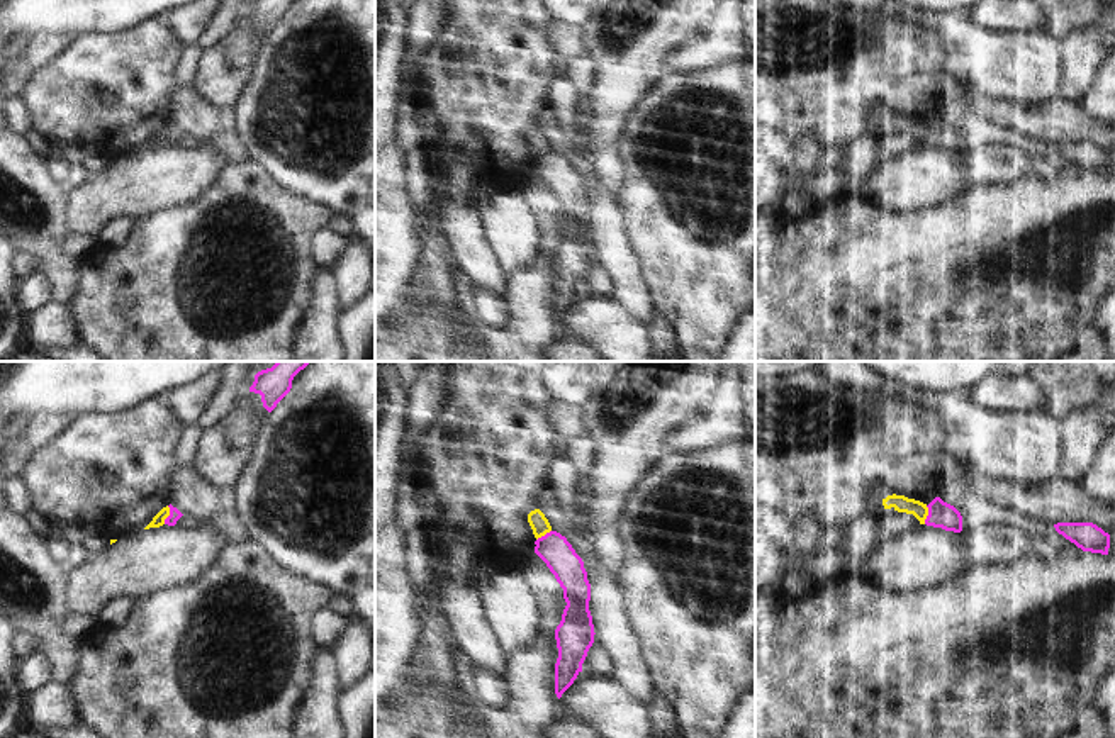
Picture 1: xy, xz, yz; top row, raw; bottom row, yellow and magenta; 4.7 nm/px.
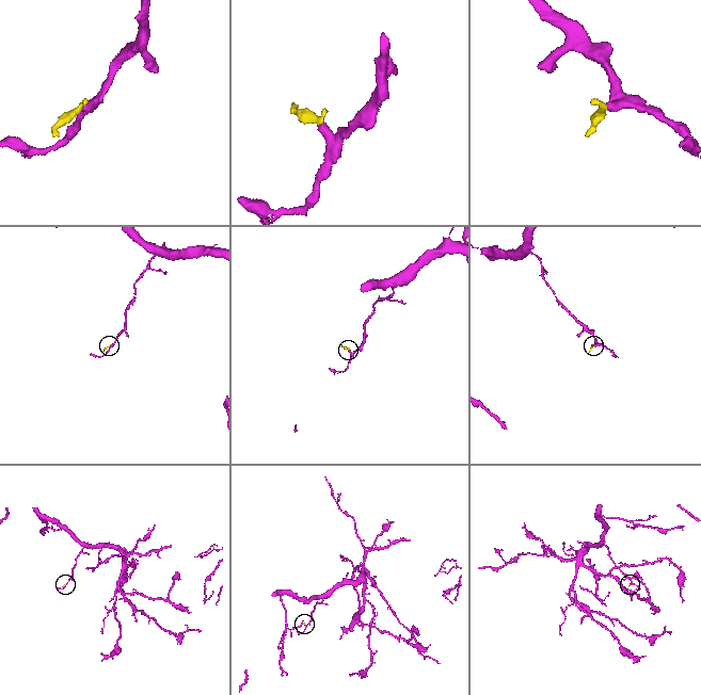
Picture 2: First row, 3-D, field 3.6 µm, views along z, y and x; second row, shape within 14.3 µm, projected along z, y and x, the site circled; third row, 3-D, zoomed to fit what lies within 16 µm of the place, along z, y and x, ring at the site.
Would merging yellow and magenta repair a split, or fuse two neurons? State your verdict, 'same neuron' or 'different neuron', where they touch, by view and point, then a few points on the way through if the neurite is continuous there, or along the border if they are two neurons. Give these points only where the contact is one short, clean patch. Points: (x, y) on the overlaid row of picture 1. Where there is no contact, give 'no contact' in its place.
different neuron | xy (168, 514) | along xy (168, 506), (168, 516), (163, 523)

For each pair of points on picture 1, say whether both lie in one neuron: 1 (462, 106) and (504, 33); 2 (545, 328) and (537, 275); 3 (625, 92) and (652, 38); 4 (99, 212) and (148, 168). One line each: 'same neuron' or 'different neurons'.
1: same neuron
2: same neuron
3: same neuron
4: same neuron

